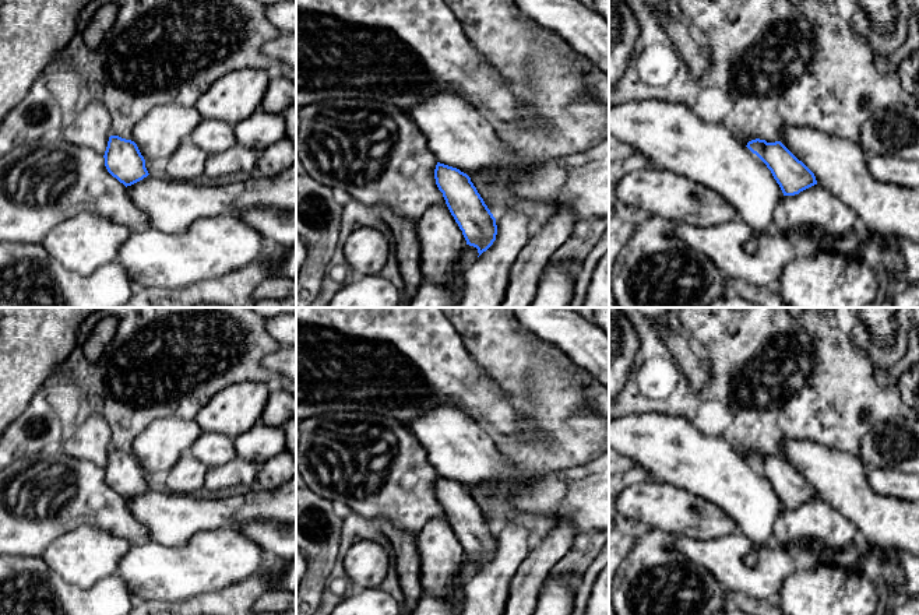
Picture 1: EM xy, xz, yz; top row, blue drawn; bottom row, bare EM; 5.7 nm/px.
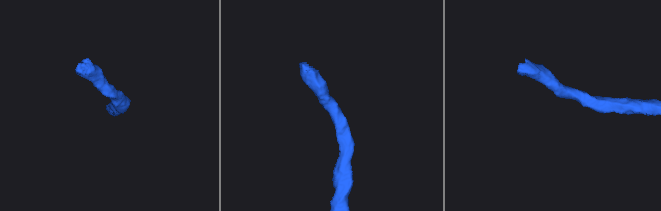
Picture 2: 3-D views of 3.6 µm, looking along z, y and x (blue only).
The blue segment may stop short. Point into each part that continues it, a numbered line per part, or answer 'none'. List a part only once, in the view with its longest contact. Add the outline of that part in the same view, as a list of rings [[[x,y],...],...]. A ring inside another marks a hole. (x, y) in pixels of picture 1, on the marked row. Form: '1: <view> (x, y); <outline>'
1: yz (669, 134); [[[665,99],[628,101],[609,108],[609,134],[633,145],[645,155],[651,166],[683,175],[708,189],[719,193],[749,226],[763,232],[772,226],[774,210],[784,193],[767,165],[742,145],[722,124],[703,122],[691,108]]]

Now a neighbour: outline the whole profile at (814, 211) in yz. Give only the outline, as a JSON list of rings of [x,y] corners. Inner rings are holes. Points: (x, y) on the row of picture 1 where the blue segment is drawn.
[[[814,184],[799,194],[784,196],[775,210],[772,225],[791,239],[811,236],[816,245],[827,245],[855,229],[856,214],[827,189]]]

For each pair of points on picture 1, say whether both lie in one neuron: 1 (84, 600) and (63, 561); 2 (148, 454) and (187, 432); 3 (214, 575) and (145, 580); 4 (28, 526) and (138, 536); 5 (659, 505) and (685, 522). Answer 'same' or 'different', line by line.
1: different
2: same
3: same
4: same
5: same

